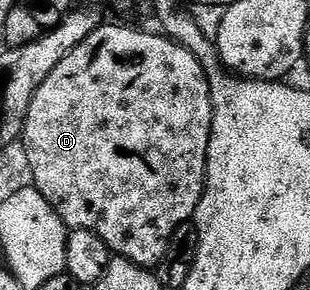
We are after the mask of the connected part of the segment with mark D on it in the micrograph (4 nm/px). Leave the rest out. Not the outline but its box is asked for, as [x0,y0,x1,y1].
[23,23,213,269]

